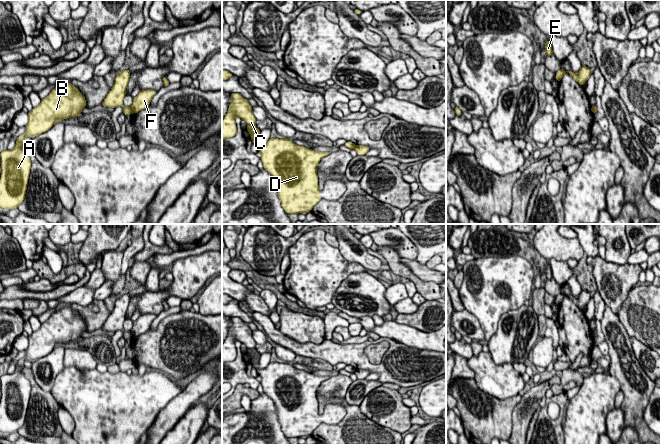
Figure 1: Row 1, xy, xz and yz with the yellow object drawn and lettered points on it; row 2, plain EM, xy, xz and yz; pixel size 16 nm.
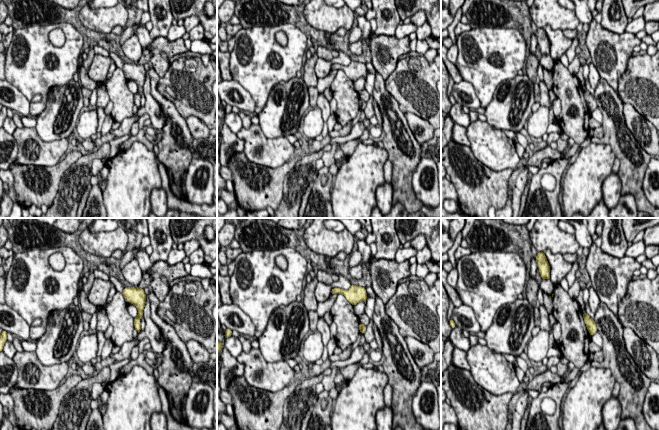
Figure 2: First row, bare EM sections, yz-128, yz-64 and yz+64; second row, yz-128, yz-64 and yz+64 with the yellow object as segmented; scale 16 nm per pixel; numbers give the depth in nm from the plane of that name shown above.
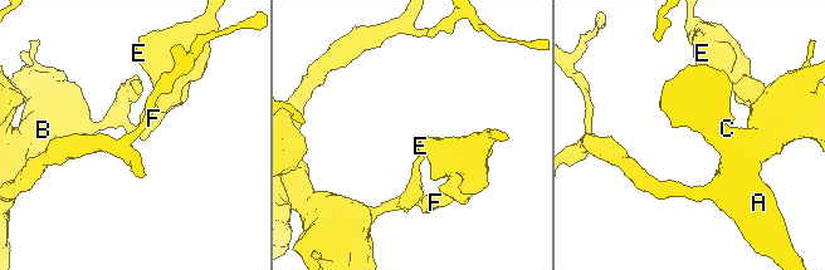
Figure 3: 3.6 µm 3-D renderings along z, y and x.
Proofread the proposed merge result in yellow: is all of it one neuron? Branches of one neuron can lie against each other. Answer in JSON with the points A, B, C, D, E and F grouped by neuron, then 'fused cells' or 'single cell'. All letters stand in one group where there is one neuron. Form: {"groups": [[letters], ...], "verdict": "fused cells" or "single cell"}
{"groups": [["A", "B", "C", "D"], ["E", "F"]], "verdict": "fused cells"}

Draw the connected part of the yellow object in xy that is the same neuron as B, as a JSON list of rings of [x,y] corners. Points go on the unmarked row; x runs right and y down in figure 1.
[[[62,307],[55,311],[47,321],[41,324],[38,331],[28,336],[28,347],[26,356],[17,362],[15,371],[12,374],[4,374],[1,376],[1,401],[0,401],[0,431],[2,433],[17,432],[24,424],[28,403],[31,393],[31,384],[27,377],[22,372],[24,362],[38,360],[54,349],[55,346],[61,345],[74,340],[81,340],[82,333],[86,331],[85,321],[71,307]]]

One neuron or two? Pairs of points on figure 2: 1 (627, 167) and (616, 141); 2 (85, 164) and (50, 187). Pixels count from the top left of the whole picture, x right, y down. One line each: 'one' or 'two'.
1: one
2: two

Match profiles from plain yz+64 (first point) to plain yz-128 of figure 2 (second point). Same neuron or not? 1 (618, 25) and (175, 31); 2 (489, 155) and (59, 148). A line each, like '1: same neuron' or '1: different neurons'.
1: different neurons
2: same neuron

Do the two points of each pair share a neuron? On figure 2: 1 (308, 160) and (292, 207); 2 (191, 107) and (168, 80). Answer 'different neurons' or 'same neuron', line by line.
1: same neuron
2: same neuron

